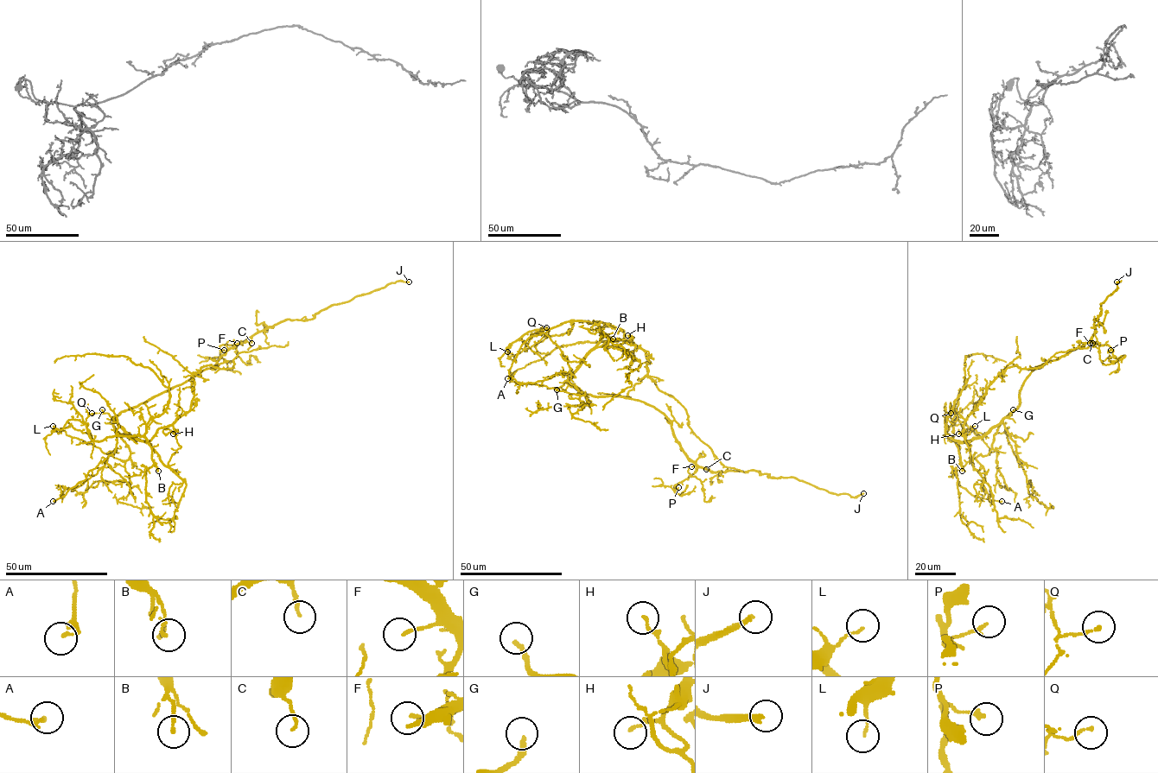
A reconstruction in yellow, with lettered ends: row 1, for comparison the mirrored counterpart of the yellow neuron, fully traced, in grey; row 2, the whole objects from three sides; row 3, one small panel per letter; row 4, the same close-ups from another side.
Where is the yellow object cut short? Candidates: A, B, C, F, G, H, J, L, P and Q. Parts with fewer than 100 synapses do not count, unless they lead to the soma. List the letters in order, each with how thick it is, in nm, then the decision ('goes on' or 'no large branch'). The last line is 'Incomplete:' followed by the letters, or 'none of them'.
A: 240 nm | no large branch
B: 160 nm | no large branch
C: 140 nm | no large branch
F: 140 nm | no large branch
G: 190 nm | goes on
H: 140 nm | no large branch
J: 220 nm | goes on
L: 100 nm | no large branch
P: 160 nm | no large branch
Q: 130 nm | no large branch
Incomplete: G, J

